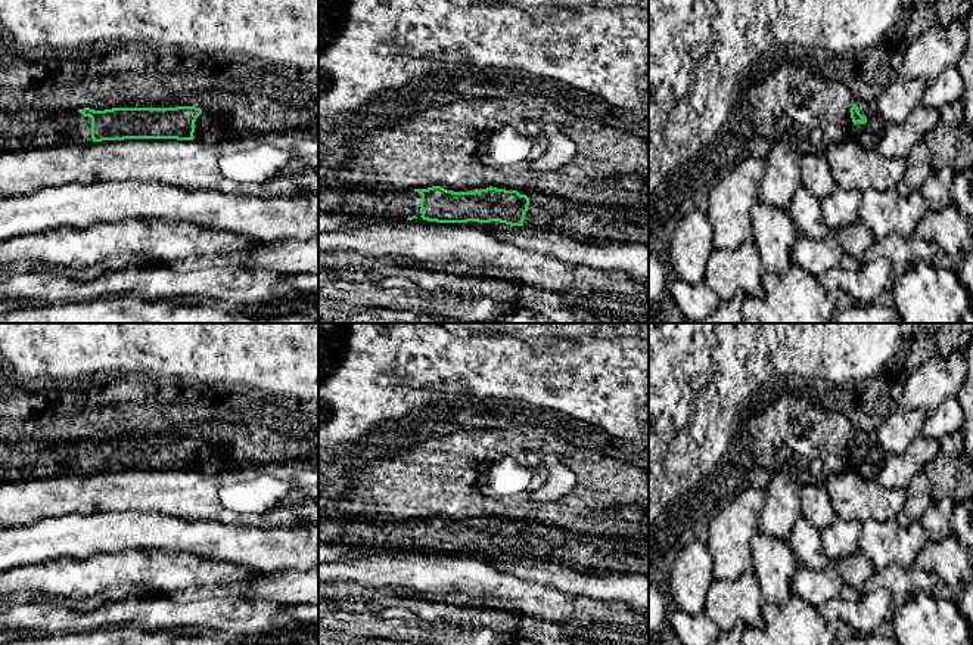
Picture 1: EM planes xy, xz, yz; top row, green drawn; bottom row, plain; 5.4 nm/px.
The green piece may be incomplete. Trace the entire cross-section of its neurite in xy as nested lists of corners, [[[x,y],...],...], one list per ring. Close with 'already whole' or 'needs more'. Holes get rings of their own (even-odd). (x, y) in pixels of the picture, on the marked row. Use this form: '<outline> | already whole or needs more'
[[[196,106],[0,112],[0,151],[124,139],[236,137],[223,112],[214,115]]] | needs more

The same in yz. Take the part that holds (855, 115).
[[[857,102],[851,108],[851,117],[845,120],[845,139],[854,140],[864,148],[877,148],[886,123],[874,105]]] | needs more

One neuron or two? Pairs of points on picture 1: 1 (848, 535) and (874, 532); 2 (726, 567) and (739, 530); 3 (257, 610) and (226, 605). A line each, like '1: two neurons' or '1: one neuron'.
1: two neurons
2: one neuron
3: one neuron

